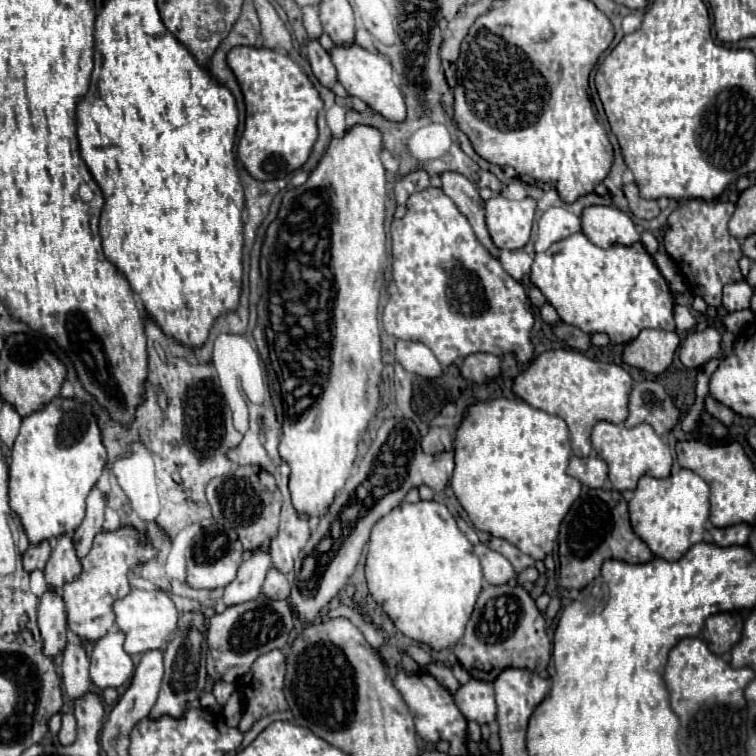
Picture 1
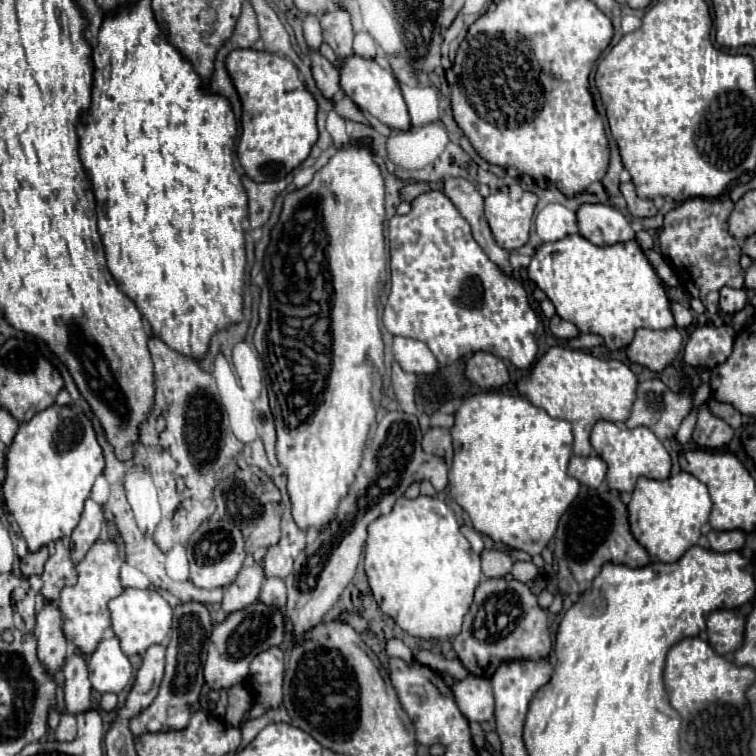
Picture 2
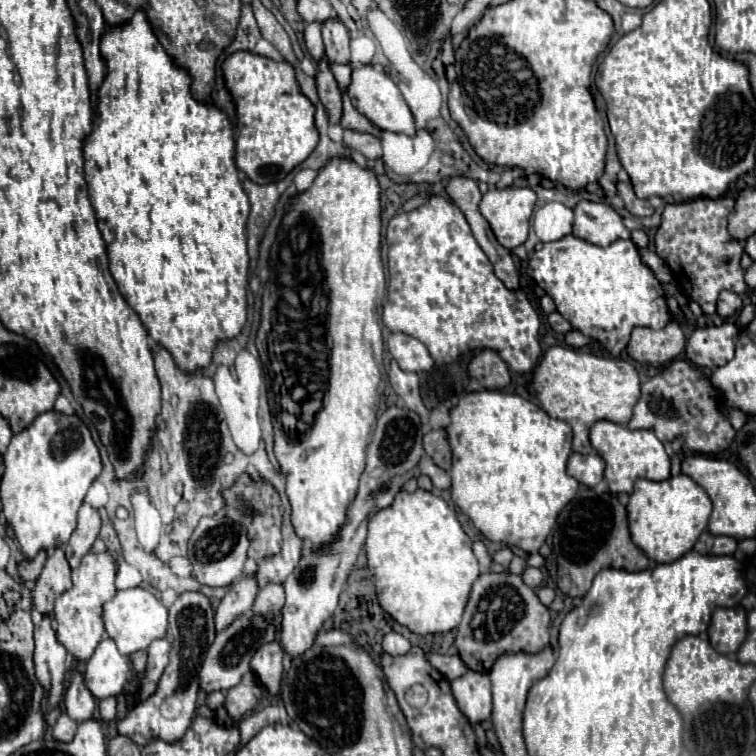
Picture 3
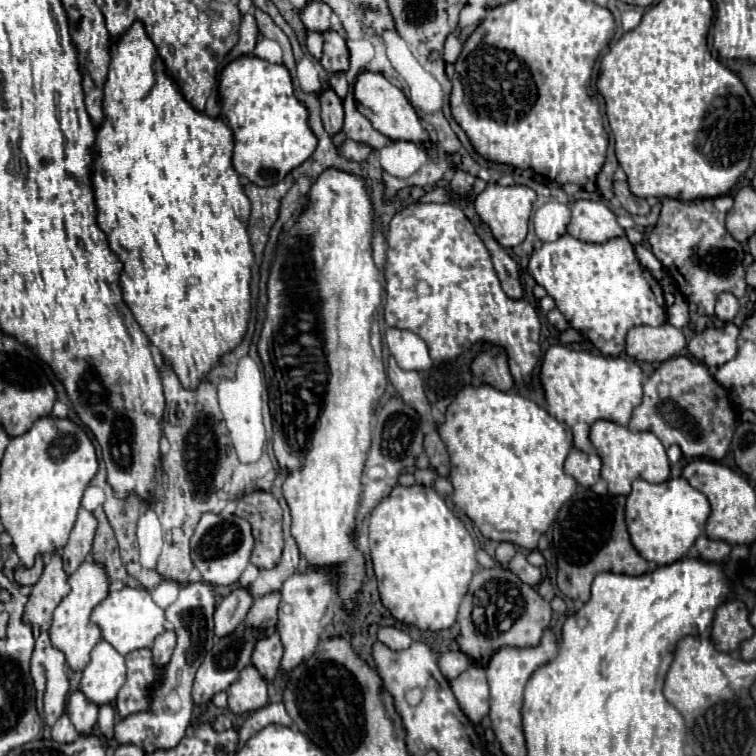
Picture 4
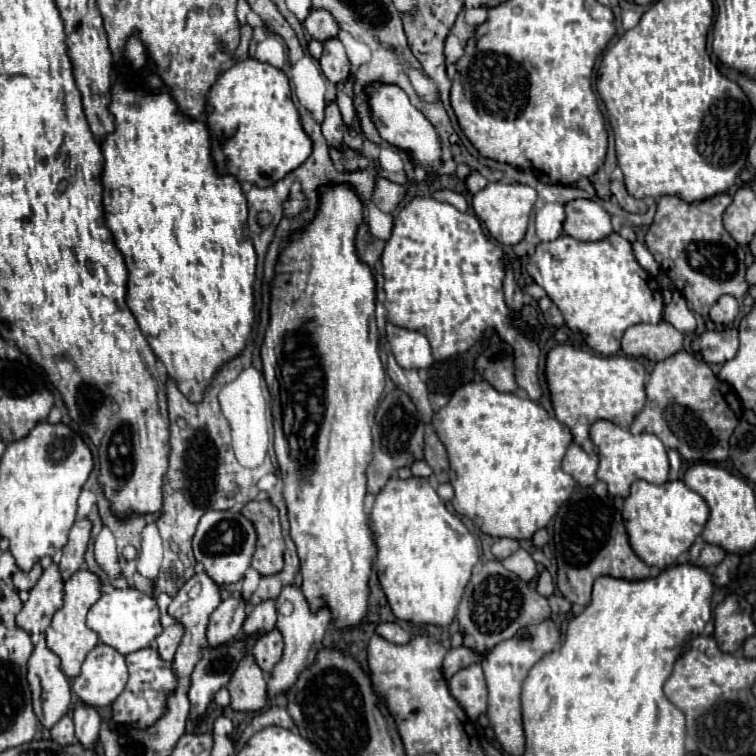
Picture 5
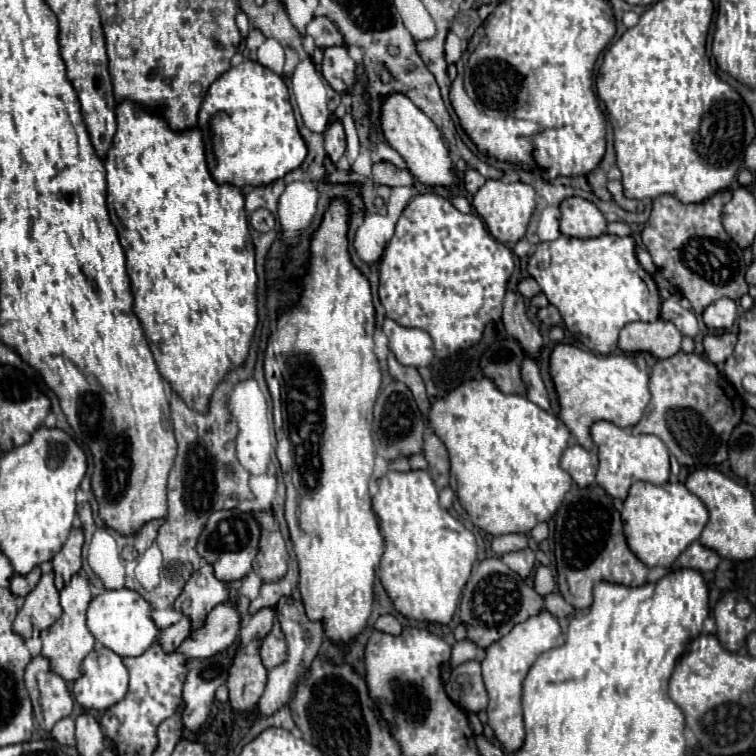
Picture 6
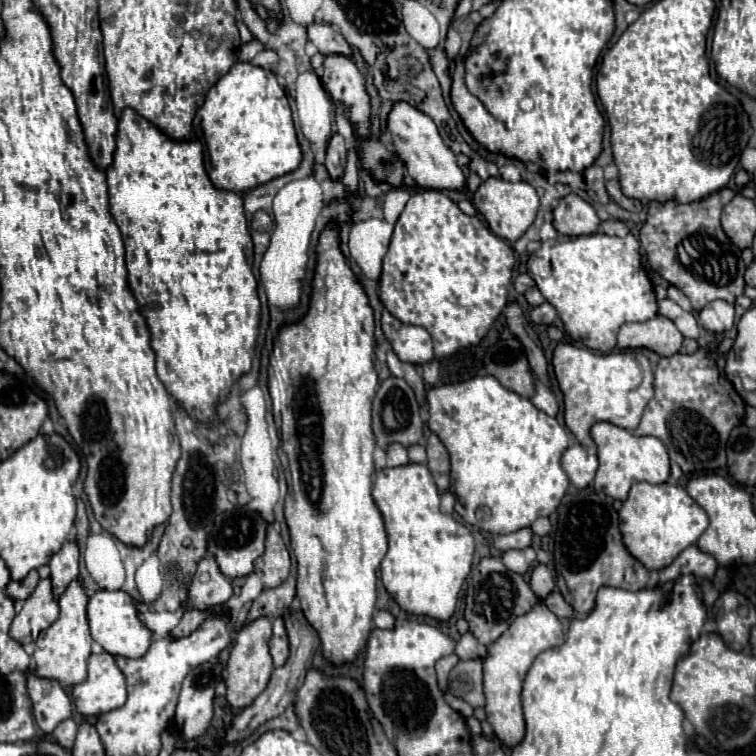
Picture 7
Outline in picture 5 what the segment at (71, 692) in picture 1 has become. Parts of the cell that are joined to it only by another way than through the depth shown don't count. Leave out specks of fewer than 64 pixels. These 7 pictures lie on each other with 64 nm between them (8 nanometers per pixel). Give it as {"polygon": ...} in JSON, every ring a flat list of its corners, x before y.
{"polygon":[[82,702,74,708,72,720,76,724,76,738,78,742,88,748,96,750,98,736,100,736,100,716,92,706,84,706]]}

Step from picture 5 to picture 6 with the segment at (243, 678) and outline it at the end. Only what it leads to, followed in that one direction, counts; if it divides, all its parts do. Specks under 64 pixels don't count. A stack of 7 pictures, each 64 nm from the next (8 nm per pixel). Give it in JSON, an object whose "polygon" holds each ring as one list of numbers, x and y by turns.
{"polygon":[[264,608,264,610,260,610,258,614,250,616,248,622,242,624,242,628,240,628,240,644,238,644,238,648,236,648,236,654,234,654,230,672,228,672,228,680,226,680,228,694,230,694,230,704,232,704,234,710,252,712,252,710,256,708,256,702,260,700,260,694,264,692,268,670,266,670,266,666,262,664,260,646,262,646,262,640,264,640,264,638,268,636,268,632,272,630,272,618,274,618,274,610,272,610,272,608]]}

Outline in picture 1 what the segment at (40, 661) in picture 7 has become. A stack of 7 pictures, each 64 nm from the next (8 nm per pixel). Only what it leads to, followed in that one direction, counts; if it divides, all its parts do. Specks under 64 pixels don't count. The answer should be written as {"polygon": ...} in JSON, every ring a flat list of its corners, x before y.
{"polygon":[[126,526,116,532,100,532,94,538,90,552,80,560,82,572,78,580,68,582,62,588,62,600,66,606,68,630,72,630,82,642,98,642,108,628,114,624,112,602,124,598,130,592,130,584,126,572,134,568,138,562,148,562,156,556,156,550,140,538,140,534]]}

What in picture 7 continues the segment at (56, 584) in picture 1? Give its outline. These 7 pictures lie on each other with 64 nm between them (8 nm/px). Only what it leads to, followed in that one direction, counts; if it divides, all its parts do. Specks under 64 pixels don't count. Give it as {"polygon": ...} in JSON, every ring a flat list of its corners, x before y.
{"polygon":[[40,580,36,590,32,592,32,596,24,602,22,610,18,612,18,616,12,622,10,628,10,636,24,644,30,644,32,640,36,640,36,636,48,628,60,614,58,602,52,596,52,584,50,580]]}

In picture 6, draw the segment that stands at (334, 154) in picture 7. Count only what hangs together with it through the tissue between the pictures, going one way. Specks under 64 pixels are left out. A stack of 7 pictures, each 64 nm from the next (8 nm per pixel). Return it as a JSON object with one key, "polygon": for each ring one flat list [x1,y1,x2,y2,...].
{"polygon":[[338,120,328,126,328,134,324,134,324,140,326,140,326,154,332,160,332,164,336,164,346,152,346,136]]}

